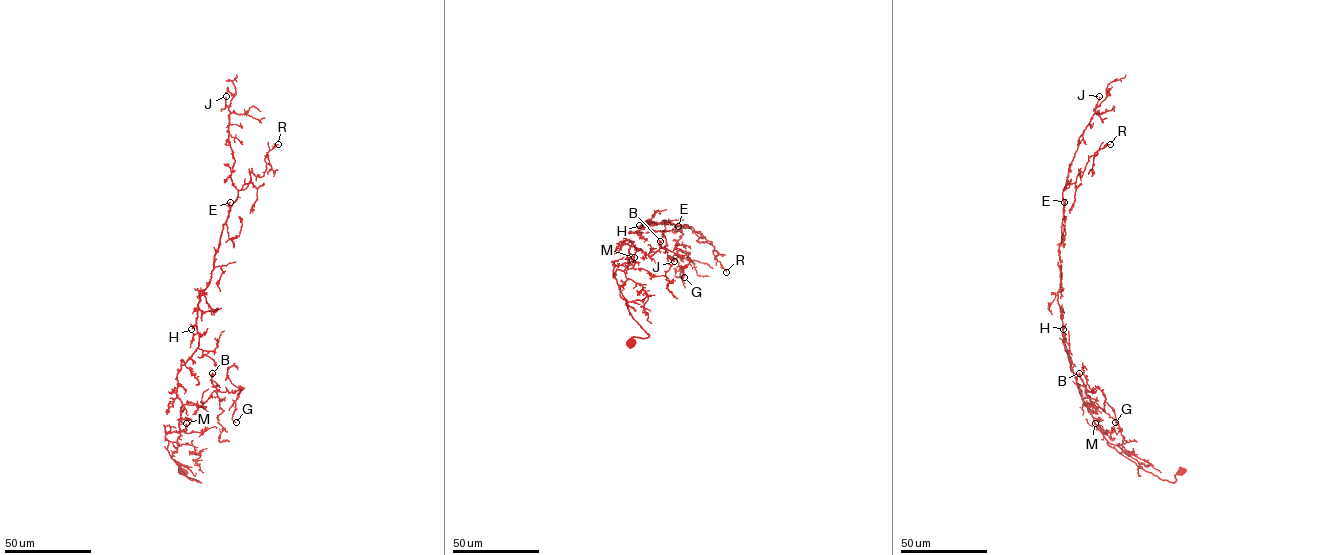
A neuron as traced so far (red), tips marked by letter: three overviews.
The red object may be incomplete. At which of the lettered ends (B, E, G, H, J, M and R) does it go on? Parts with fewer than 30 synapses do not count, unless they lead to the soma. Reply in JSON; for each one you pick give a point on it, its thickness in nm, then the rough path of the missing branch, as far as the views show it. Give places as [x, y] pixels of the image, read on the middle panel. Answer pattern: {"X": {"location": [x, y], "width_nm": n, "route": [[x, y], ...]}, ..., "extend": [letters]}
{"extend": []}

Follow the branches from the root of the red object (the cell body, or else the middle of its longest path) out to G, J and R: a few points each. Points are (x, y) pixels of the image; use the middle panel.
G: (629, 342), (649, 336), (615, 277), (628, 265), (629, 248), (649, 256), (661, 247), (687, 255), (684, 277)
J: (629, 342), (649, 335), (615, 277), (628, 265), (625, 235), (647, 220), (686, 224), (674, 261)
R: (629, 342), (649, 335), (615, 277), (628, 265), (628, 232), (647, 220), (686, 224), (714, 247), (726, 272)

